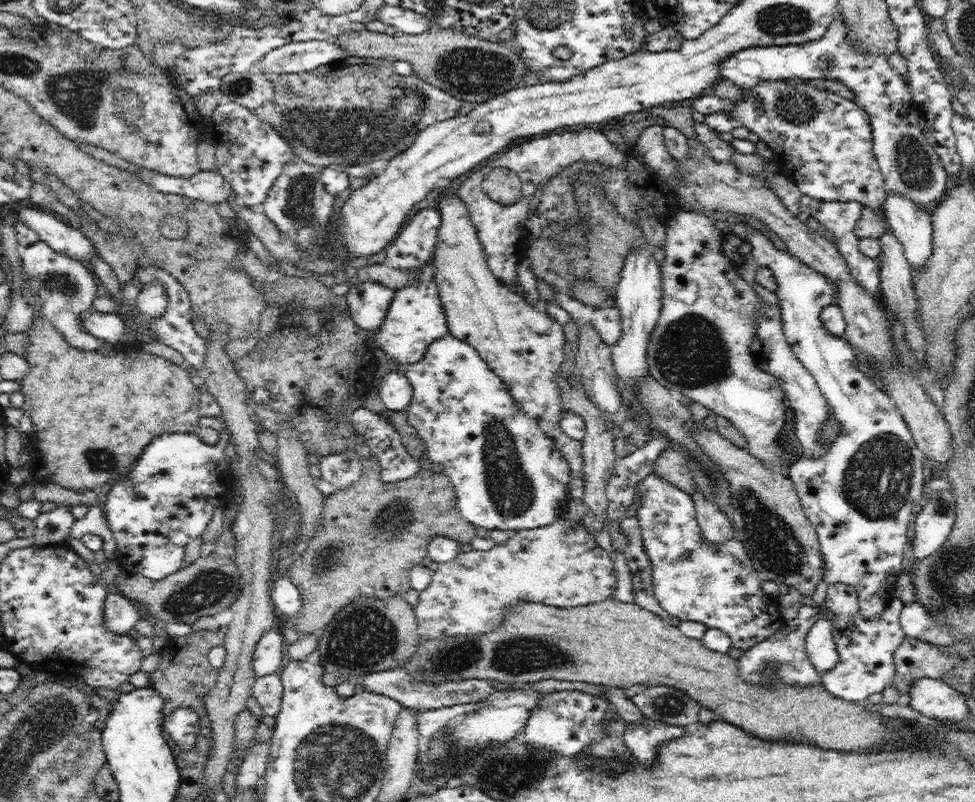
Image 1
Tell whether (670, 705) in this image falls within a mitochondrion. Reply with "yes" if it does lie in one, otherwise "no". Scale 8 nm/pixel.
yes

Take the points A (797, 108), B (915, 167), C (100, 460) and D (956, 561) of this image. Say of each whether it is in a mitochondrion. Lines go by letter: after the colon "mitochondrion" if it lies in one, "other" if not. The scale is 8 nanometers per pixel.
A: mitochondrion
B: mitochondrion
C: mitochondrion
D: mitochondrion

